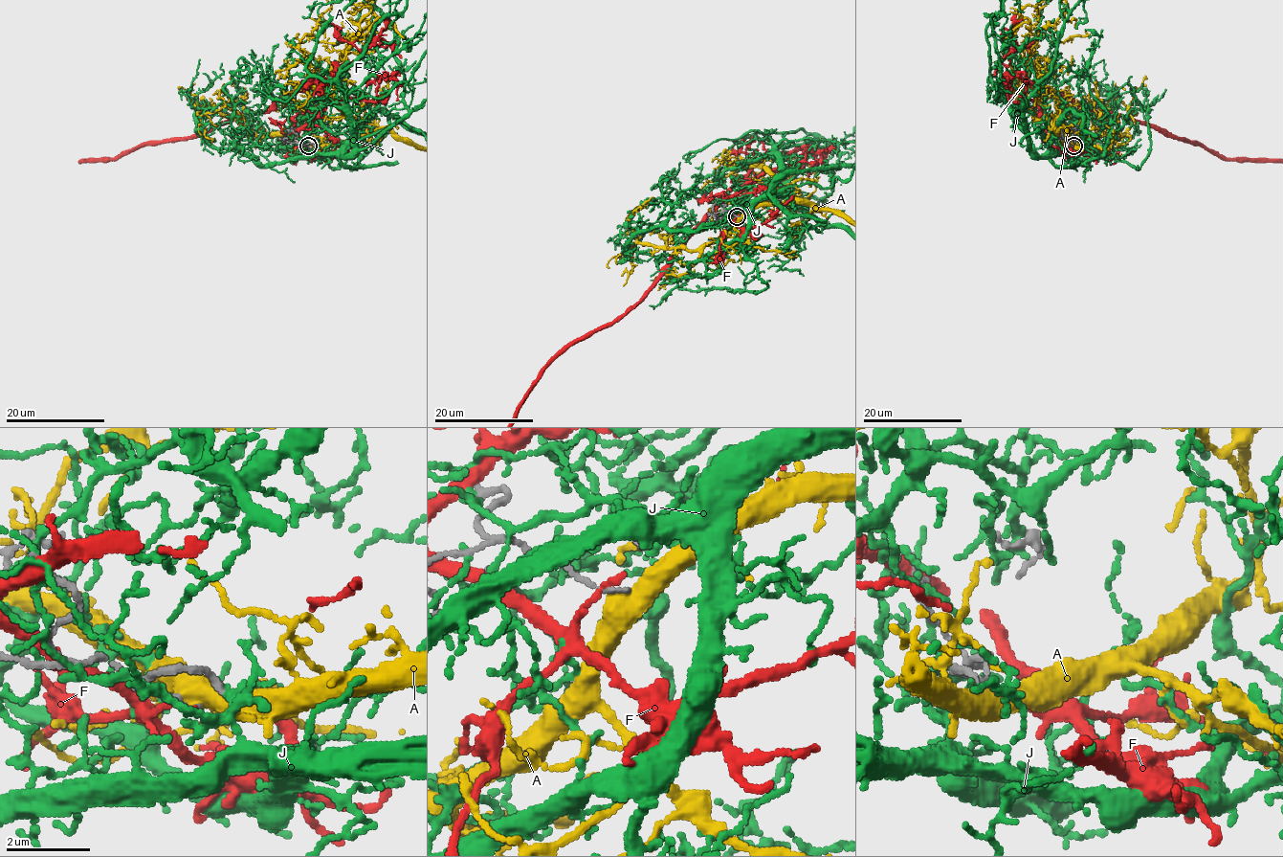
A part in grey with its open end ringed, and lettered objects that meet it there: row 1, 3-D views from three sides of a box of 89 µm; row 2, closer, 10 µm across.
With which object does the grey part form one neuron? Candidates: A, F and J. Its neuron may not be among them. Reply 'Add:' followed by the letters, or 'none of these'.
Add: A

